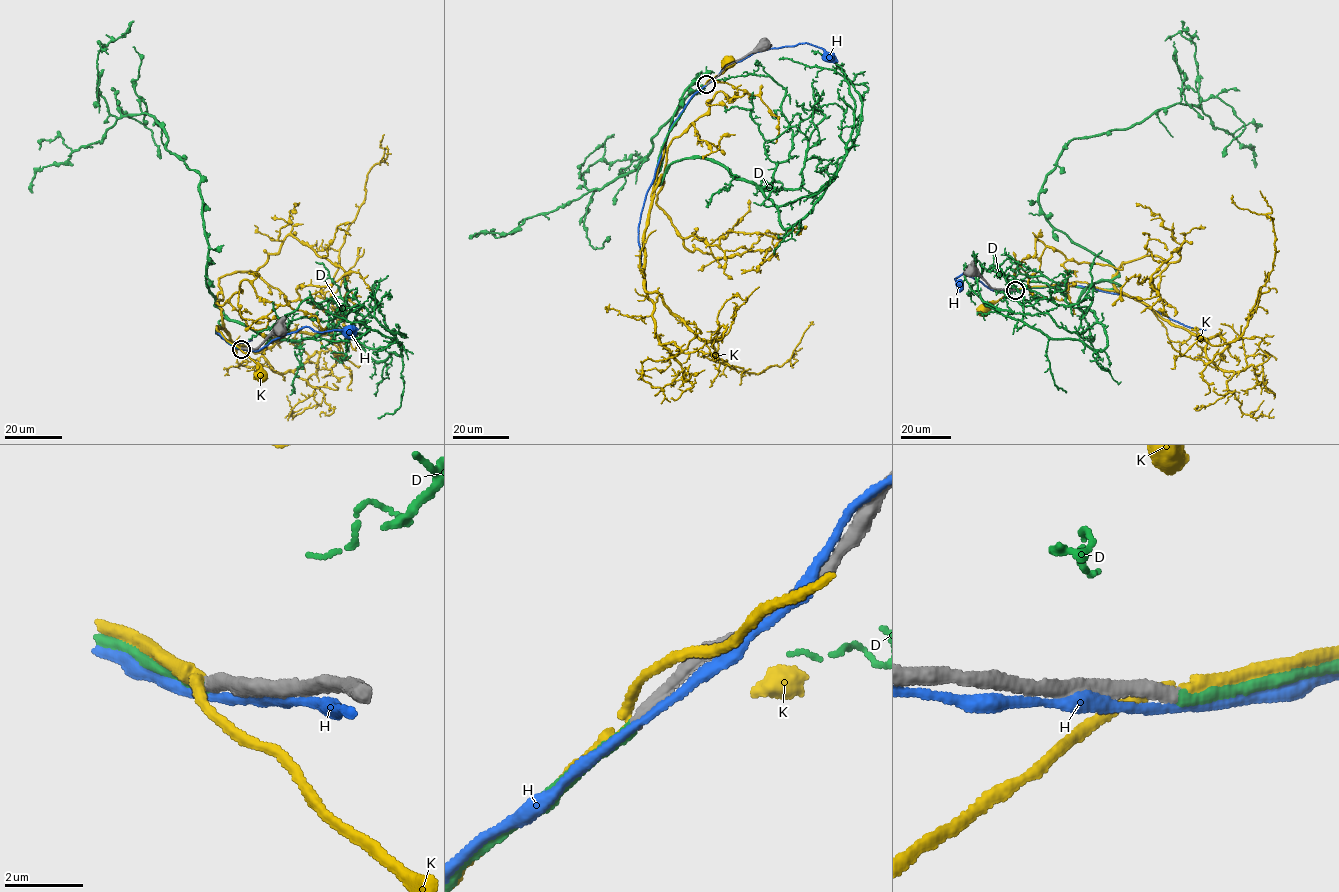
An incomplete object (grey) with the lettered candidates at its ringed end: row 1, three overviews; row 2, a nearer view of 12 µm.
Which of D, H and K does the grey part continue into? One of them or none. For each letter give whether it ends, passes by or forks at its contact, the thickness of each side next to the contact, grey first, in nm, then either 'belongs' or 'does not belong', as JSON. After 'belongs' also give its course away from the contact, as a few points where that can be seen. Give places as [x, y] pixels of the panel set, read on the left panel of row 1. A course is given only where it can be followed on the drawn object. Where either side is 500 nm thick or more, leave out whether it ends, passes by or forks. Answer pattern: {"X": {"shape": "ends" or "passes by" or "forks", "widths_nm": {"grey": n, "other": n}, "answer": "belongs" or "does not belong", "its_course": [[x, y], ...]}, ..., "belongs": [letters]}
{"D": {"shape": "ends", "widths_nm": {"grey": 400, "other": 320}, "answer": "belongs", "its_course": [[241, 348], [215, 331], [201, 177], [153, 117], [121, 116], [39, 169], [32, 192]]}, "H": {"shape": "passes by", "widths_nm": {"grey": 420, "other": 200}, "answer": "does not belong"}, "K": {"shape": "passes by", "widths_nm": {"grey": 420, "other": 260}, "answer": "does not belong"}, "belongs": ["D"]}

